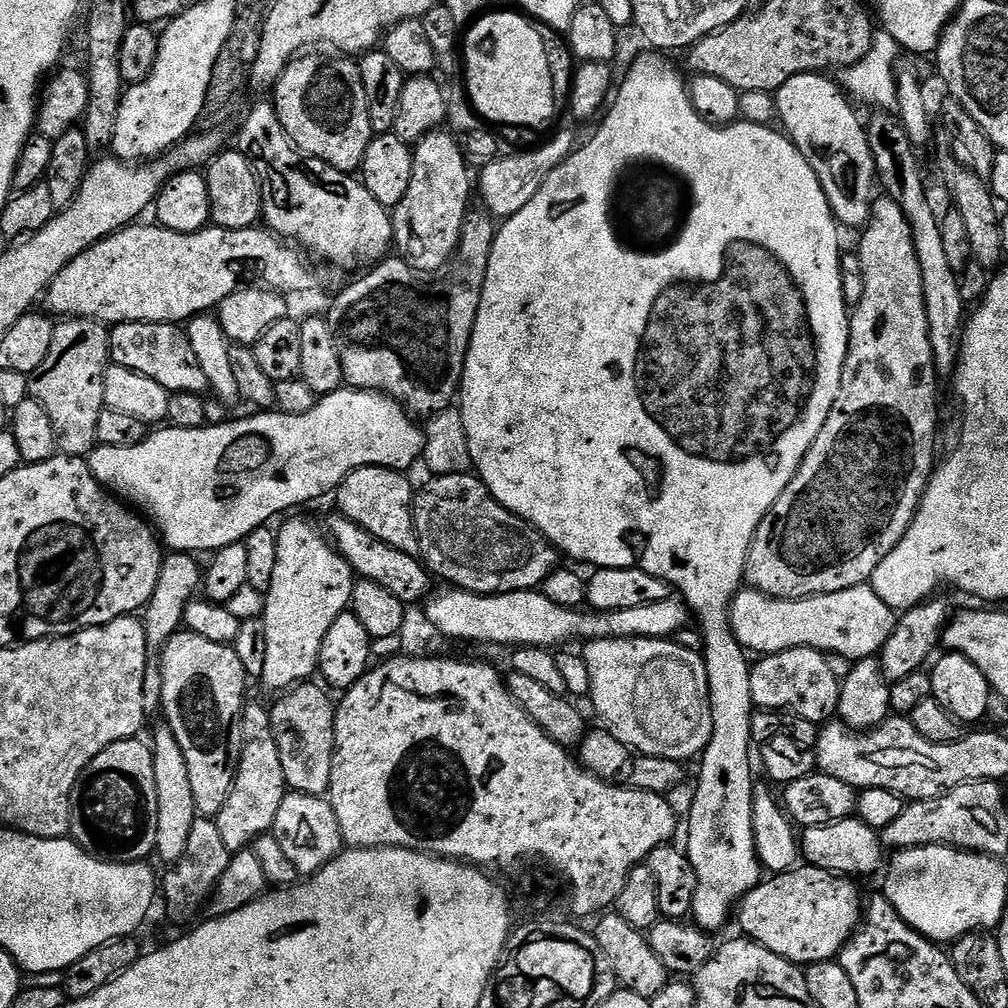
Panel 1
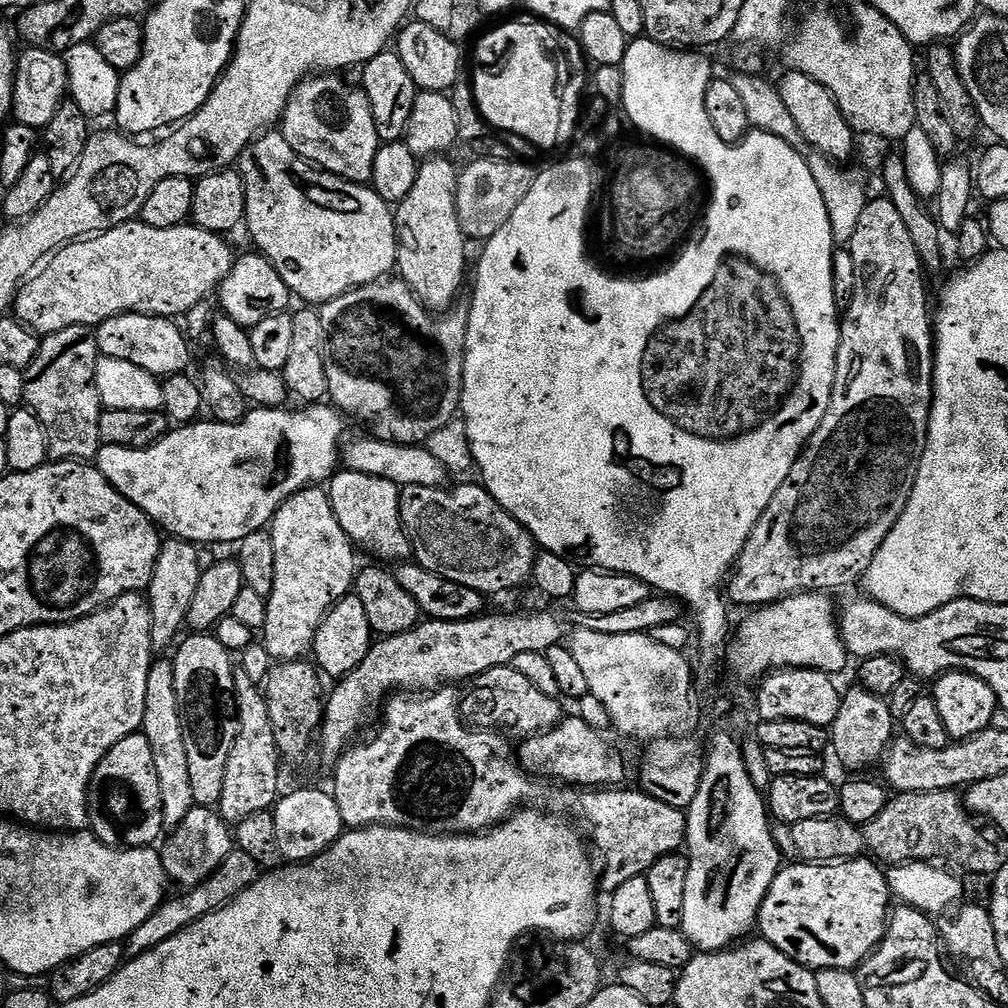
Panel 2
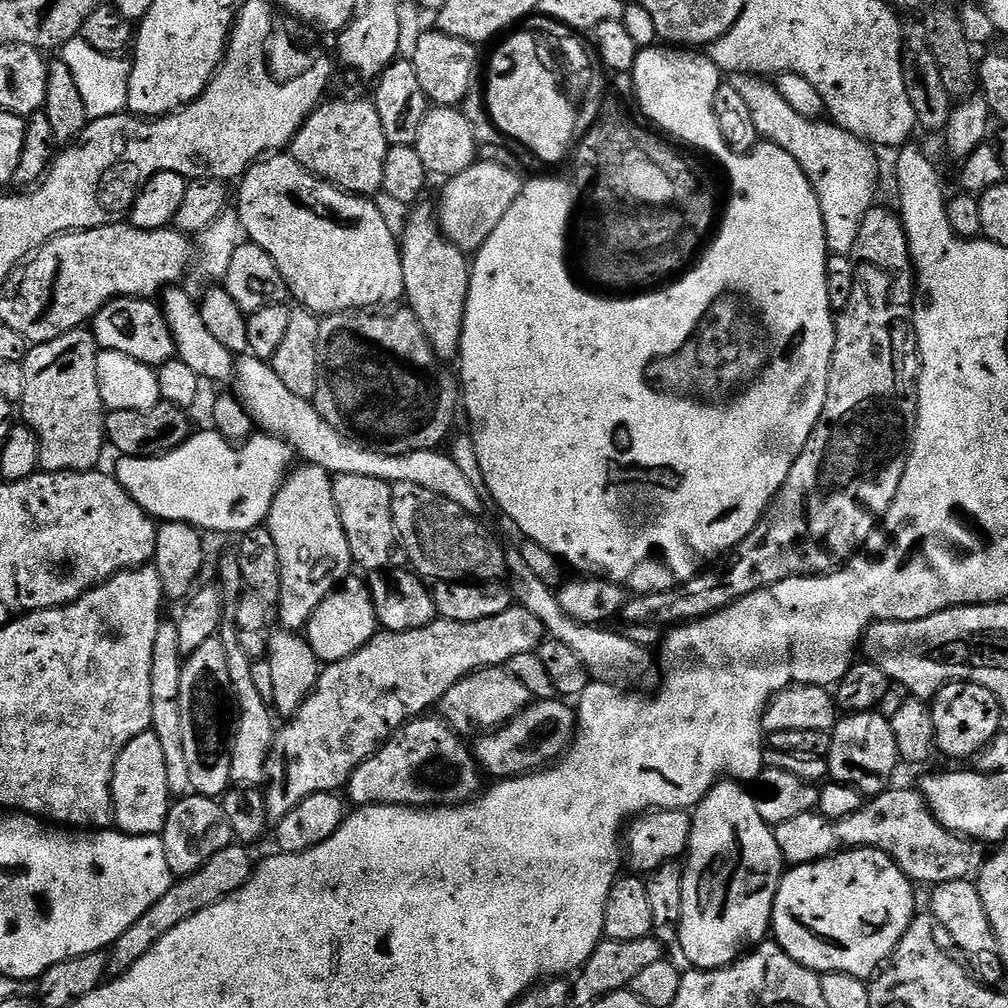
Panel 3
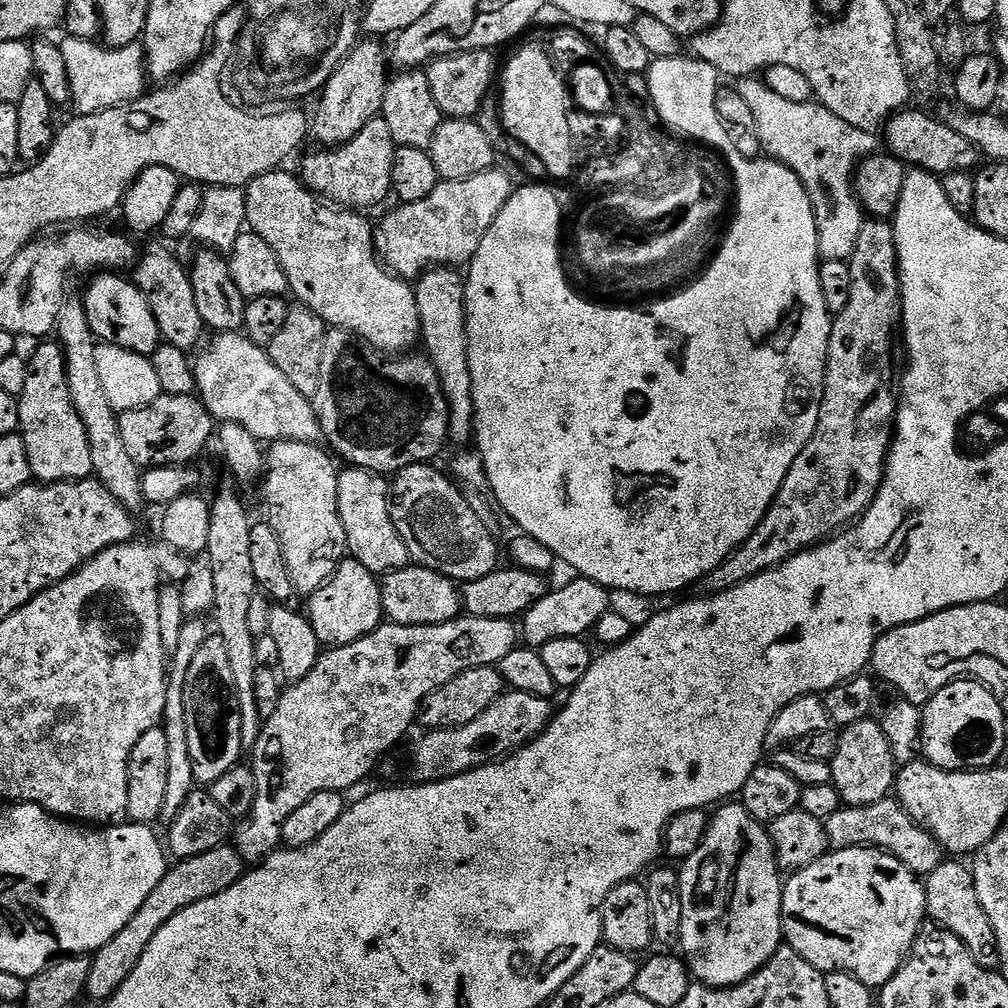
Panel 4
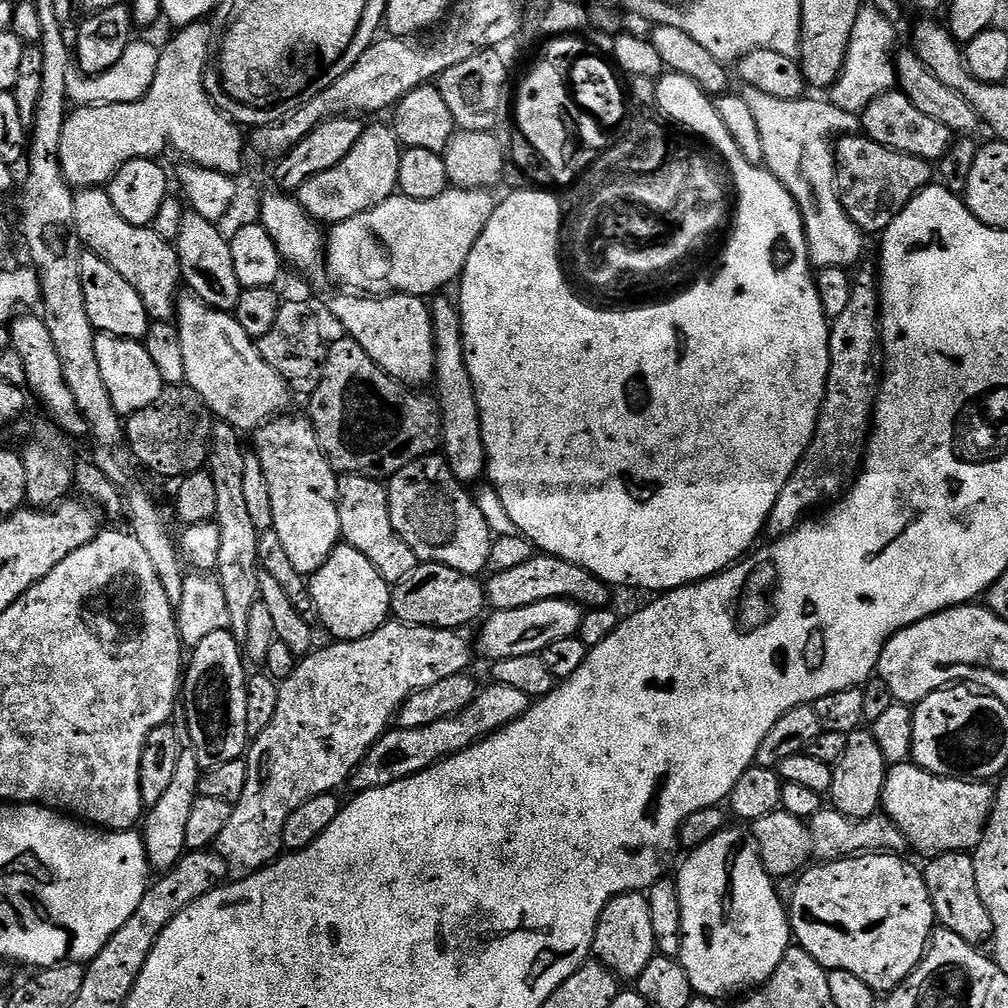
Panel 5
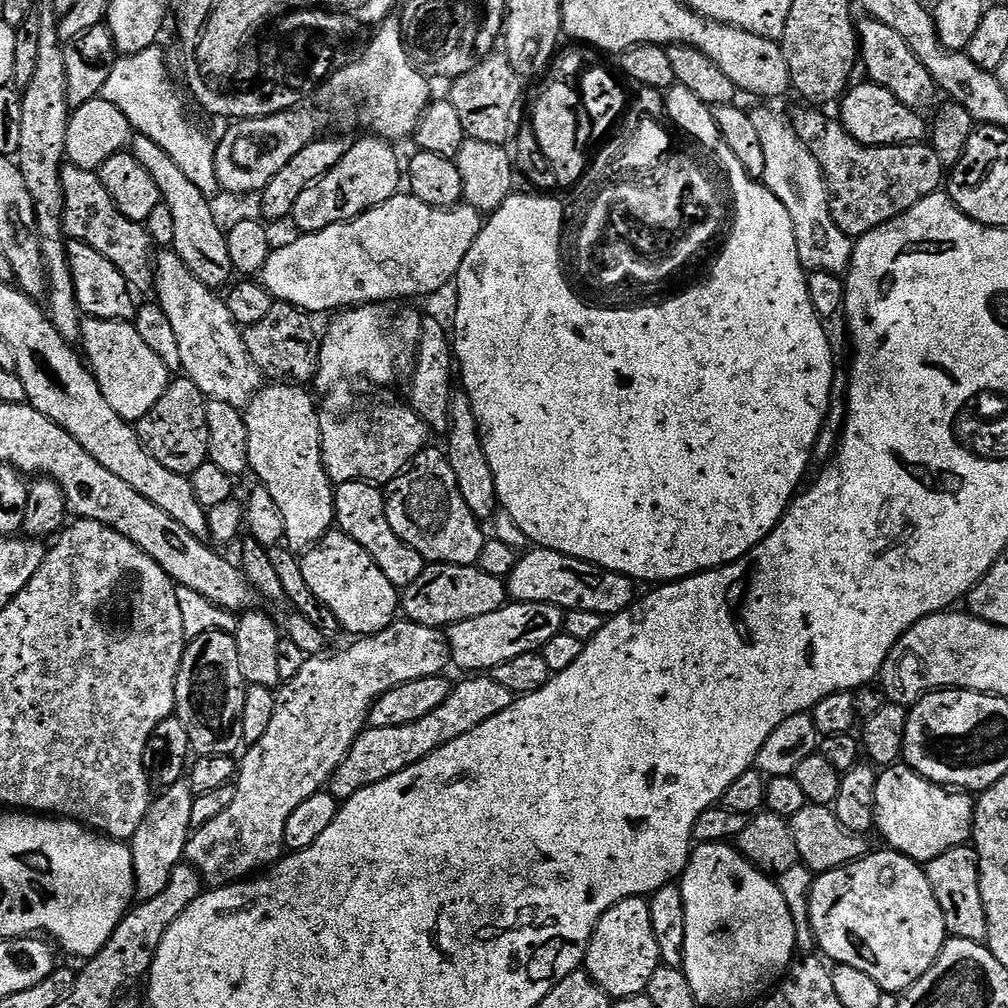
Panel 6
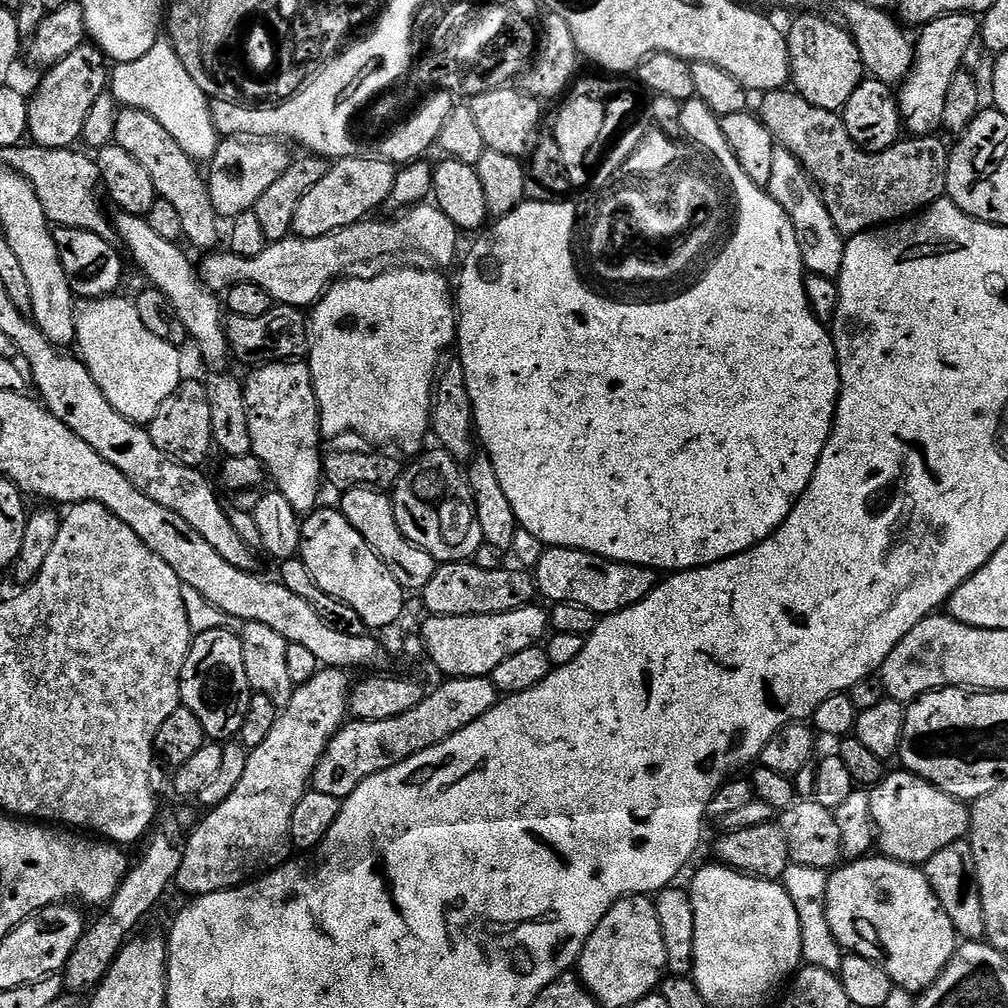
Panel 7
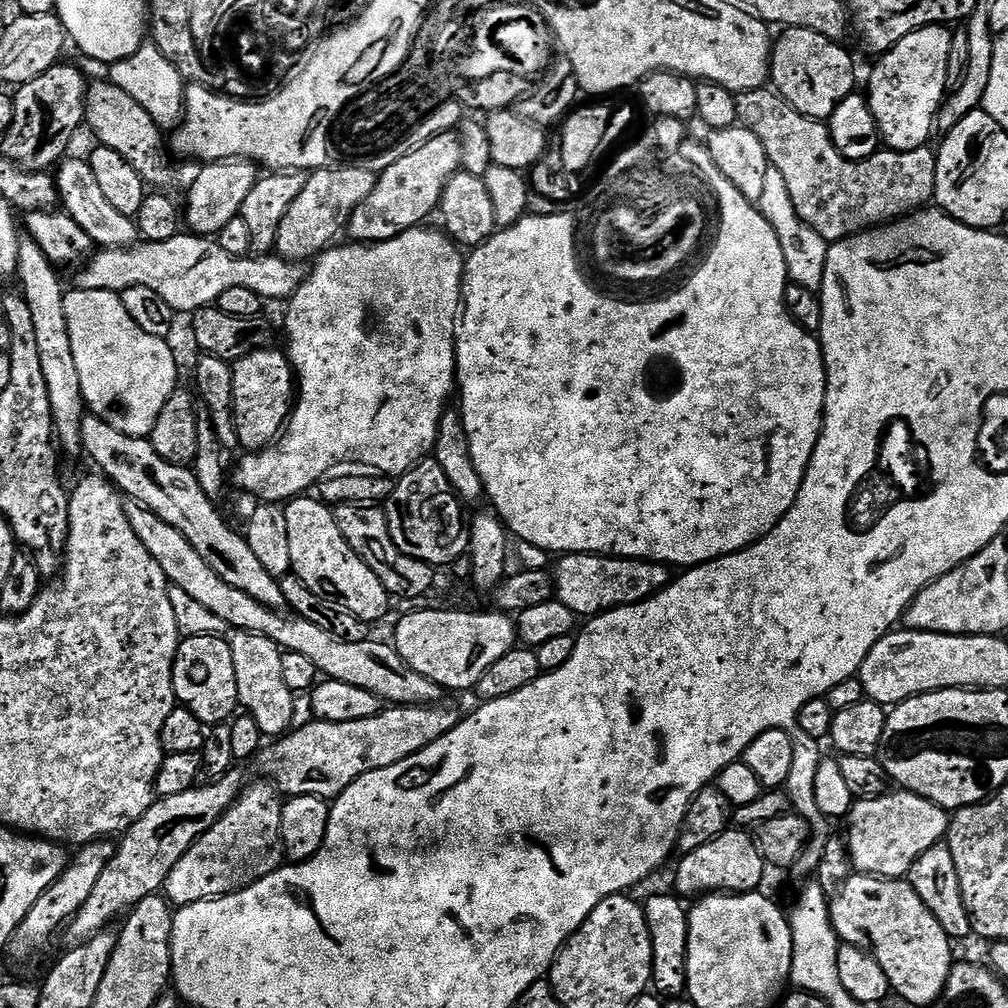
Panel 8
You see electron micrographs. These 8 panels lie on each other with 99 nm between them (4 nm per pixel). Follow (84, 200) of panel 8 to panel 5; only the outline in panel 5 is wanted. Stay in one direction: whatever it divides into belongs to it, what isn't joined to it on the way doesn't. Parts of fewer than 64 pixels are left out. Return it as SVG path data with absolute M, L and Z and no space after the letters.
M186 294L177 301L176 325L181 339L182 358L185 360L185 383L207 403L213 417L225 424L234 425L237 431L252 432L268 419L289 409L287 406L292 399L291 388L262 358L259 345L238 325L235 315L208 307L196 297Z

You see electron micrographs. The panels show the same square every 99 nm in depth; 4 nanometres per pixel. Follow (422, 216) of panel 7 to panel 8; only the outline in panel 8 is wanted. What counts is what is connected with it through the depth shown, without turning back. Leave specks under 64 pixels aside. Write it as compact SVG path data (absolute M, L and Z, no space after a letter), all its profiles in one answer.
M181 234L166 238L166 242L161 244L144 242L129 249L106 248L97 251L79 269L78 284L86 290L106 290L117 294L125 292L130 286L150 286L154 294L162 294L162 298L166 298L175 312L196 312L215 305L218 297L233 286L246 286L246 290L254 290L254 294L268 302L287 301L296 293L306 275L305 269L300 268L303 267L299 263L283 260L275 254L260 254L255 258L251 255L231 256L222 250L215 239Z

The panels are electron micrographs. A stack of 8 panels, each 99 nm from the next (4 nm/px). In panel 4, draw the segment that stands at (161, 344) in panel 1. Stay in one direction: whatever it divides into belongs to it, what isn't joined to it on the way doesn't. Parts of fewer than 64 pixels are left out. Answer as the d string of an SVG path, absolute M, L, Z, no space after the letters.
M104 270L88 284L82 293L86 318L90 322L90 330L97 341L114 346L122 346L122 350L130 350L134 354L151 357L152 351L160 345L160 331L154 314L150 314L150 306L146 306L144 292L136 288L131 279L123 280L123 275L112 270Z

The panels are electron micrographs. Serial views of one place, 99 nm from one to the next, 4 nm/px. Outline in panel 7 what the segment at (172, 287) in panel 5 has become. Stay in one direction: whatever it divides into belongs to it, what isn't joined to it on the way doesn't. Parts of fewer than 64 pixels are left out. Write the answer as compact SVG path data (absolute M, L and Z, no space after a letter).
M33 147L24 164L22 175L35 192L40 211L49 225L56 228L99 229L100 208L96 205L98 168L91 164L82 153L72 148Z

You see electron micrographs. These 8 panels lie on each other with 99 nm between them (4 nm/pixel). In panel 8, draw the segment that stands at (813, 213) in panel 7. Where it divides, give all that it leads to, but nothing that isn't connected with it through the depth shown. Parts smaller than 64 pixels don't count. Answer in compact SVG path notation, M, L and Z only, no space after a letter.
M771 166L766 170L766 182L762 185L762 198L758 207L766 222L770 222L778 238L778 246L782 246L782 258L786 262L789 281L812 293L819 293L826 274L829 241L822 239L813 228L806 226L806 222L802 222L802 218L798 218L798 210L794 210L794 202L790 202L790 190L786 190L786 181Z

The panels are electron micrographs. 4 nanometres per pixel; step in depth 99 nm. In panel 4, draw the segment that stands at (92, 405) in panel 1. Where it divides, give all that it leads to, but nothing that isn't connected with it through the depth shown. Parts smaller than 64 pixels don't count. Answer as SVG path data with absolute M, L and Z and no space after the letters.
M44 342L28 360L26 390L18 397L20 437L26 442L26 458L30 458L33 481L41 484L65 484L68 480L86 480L93 475L90 438L74 402L66 378L64 349L56 342Z

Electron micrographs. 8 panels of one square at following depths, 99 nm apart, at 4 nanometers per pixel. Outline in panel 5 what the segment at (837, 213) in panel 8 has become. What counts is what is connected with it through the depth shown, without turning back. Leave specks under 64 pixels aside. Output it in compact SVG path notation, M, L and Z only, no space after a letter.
M845 134L835 141L836 193L848 217L865 234L883 234L898 214L934 180L934 168L922 158L902 154L868 139L863 134Z

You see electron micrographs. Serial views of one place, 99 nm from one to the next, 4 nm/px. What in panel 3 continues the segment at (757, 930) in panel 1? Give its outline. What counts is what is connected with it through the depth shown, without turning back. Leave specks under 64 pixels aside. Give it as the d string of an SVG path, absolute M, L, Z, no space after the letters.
M876 848L840 850L825 860L798 864L785 871L774 898L770 932L783 952L812 972L841 972L868 982L891 961L898 942L918 915L915 890L913 881L886 853Z

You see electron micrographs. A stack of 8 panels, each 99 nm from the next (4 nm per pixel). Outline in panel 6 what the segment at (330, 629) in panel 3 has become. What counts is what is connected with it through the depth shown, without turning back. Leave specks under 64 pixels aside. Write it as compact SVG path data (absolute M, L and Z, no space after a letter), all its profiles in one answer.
M329 530L321 540L300 556L302 574L314 595L322 598L332 611L332 619L339 622L341 629L356 638L373 636L386 630L398 616L402 604L401 593L378 570L378 562L354 542L345 532Z

